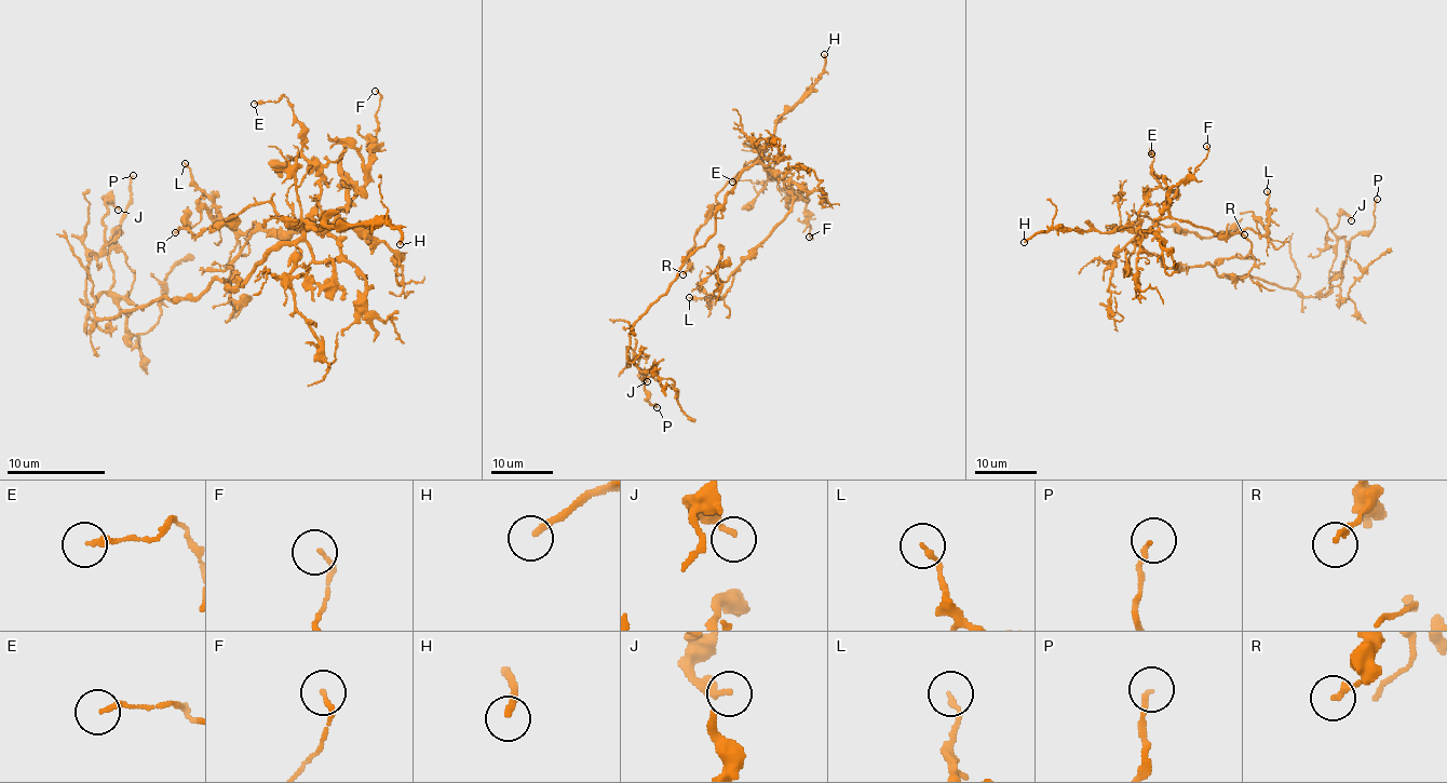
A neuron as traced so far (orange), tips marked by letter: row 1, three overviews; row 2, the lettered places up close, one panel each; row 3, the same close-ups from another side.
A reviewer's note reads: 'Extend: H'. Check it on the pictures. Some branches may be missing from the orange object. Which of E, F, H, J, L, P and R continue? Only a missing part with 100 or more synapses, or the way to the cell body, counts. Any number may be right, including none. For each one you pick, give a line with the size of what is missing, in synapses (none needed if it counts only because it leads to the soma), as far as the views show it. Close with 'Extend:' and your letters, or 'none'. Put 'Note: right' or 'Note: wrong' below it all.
Extend: H
Note: right

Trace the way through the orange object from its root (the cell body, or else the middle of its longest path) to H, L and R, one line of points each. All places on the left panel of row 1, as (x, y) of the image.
H: (225, 284), (239, 286), (273, 250), (301, 234), (301, 223), (313, 229), (392, 225), (403, 234), (400, 244)
L: (225, 284), (239, 286), (273, 250), (348, 205), (296, 232), (256, 223), (239, 232), (185, 163)
R: (225, 284), (239, 286), (301, 229), (269, 202), (254, 202), (197, 237), (185, 225), (175, 232)

